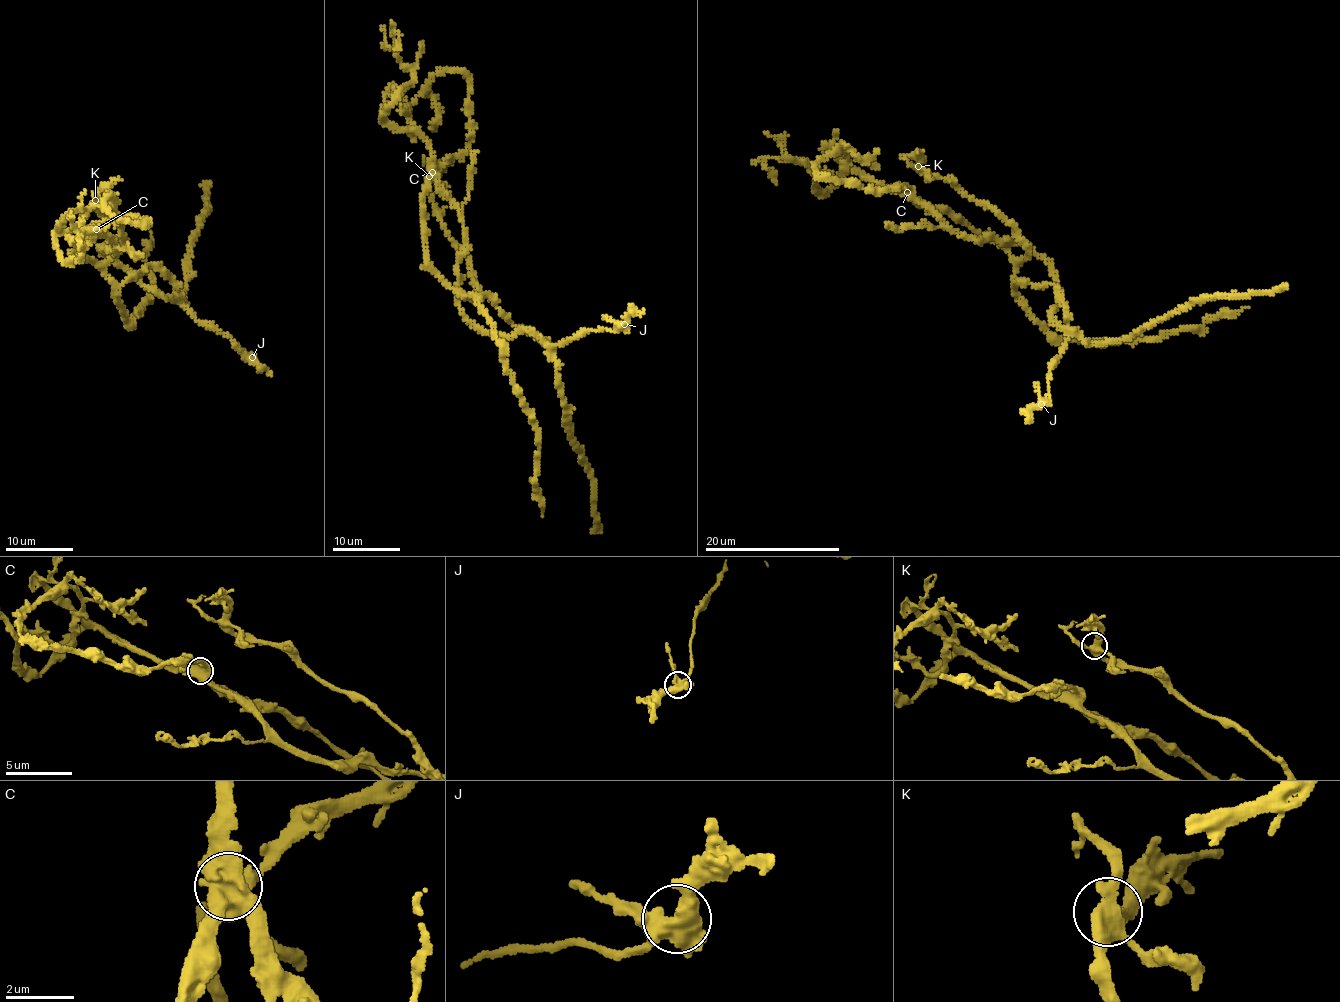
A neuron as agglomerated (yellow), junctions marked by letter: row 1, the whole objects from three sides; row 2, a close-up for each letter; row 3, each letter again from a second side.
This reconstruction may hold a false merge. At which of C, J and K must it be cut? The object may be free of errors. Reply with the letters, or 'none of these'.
C

